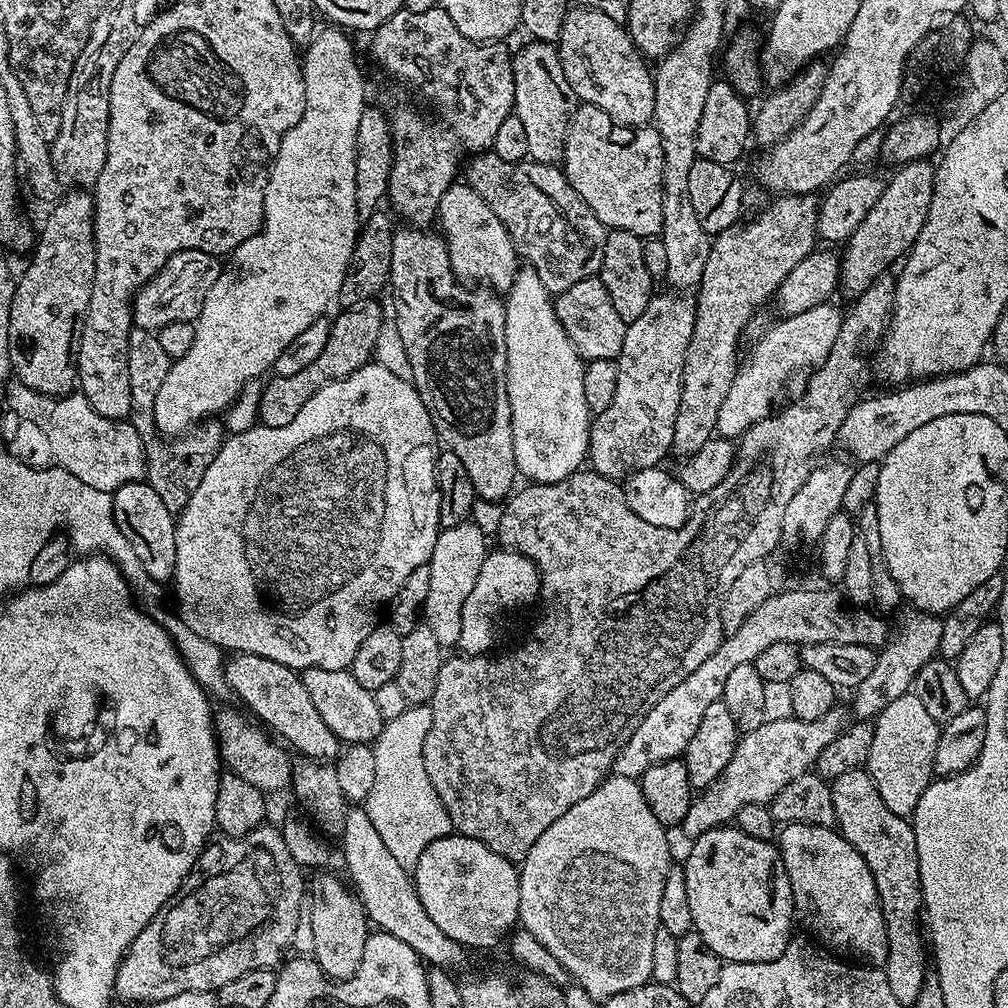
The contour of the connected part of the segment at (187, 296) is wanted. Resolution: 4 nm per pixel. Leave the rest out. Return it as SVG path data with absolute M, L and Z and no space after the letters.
M191 248L190 250L182 250L178 254L174 254L166 262L166 266L162 266L162 270L158 270L155 278L148 280L136 292L136 296L132 299L133 325L137 328L144 328L148 332L157 333L161 328L170 326L170 322L186 322L187 320L195 322L200 316L202 302L206 298L210 286L214 286L214 282L218 282L221 271L221 257L214 256L210 252Z

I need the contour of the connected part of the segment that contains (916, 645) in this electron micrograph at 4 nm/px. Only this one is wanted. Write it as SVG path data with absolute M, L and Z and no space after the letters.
M904 606L895 613L894 619L894 631L888 643L879 649L874 670L870 670L866 682L854 689L855 715L861 720L872 720L883 708L890 706L890 702L895 702L902 698L902 694L910 692L918 670L922 670L922 666L926 666L926 662L930 662L940 650L942 619L939 615Z

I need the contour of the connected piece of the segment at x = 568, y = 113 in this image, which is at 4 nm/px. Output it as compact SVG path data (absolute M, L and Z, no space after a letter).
M528 42L525 48L515 49L512 69L514 115L522 118L522 126L526 129L530 145L528 155L540 164L559 165L564 158L564 143L578 101L574 90L570 90L570 82L566 82L557 45L552 42Z

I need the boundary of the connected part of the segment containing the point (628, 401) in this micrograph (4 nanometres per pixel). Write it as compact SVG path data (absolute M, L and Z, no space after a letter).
M667 290L653 295L644 313L631 321L626 330L626 342L615 362L618 366L618 387L614 390L614 402L591 421L588 430L588 455L591 471L609 476L617 482L633 476L638 470L657 467L665 455L671 453L674 442L674 418L678 418L678 402L682 394L682 366L686 362L686 346L690 346L690 334L694 334L696 301L691 295Z

